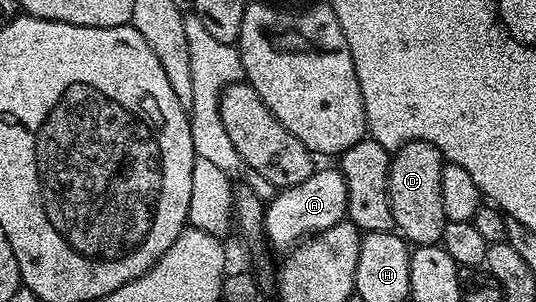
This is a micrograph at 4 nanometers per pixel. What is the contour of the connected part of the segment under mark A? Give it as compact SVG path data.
M317 168L302 184L283 187L264 208L264 238L274 249L287 252L301 238L322 232L336 222L345 221L348 213L346 180L339 169Z

